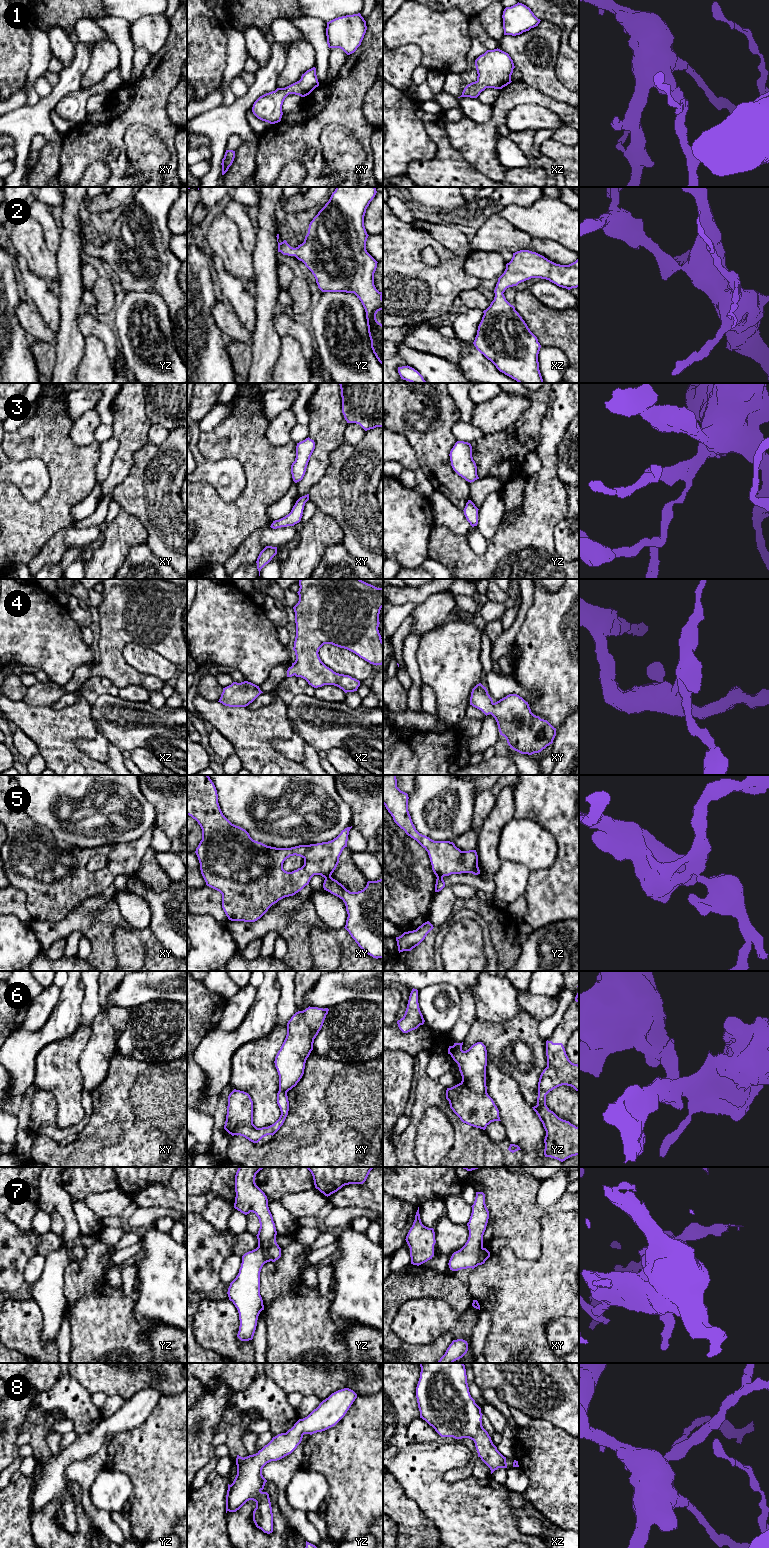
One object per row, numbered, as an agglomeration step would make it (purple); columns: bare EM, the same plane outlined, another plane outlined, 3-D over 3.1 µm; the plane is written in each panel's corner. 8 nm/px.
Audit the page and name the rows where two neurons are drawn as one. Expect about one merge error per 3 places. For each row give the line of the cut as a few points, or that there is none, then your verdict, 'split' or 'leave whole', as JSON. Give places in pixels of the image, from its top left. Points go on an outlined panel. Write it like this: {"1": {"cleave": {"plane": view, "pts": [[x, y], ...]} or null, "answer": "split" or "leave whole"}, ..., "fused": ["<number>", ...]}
{"1": {"cleave": null, "answer": "leave whole"}, "2": {"cleave": null, "answer": "leave whole"}, "3": {"cleave": null, "answer": "leave whole"}, "4": {"cleave": null, "answer": "leave whole"}, "5": {"cleave": {"plane": "xy", "pts": [[330, 875], [325, 878]]}, "answer": "split"}, "6": {"cleave": {"plane": "yz", "pts": [[461, 1082], [476, 1093], [486, 1092]]}, "answer": "split"}, "7": {"cleave": {"plane": "yz", "pts": [[258, 1246], [262, 1250], [265, 1262]]}, "answer": "split"}, "8": {"cleave": null, "answer": "leave whole"}, "fused": ["5", "6", "7"]}

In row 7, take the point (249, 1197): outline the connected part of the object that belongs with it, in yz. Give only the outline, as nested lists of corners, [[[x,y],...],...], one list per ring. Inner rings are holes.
[[[239,1167],[235,1175],[235,1203],[234,1208],[241,1213],[247,1215],[250,1212],[256,1214],[259,1219],[260,1228],[258,1231],[258,1247],[263,1250],[265,1263],[275,1262],[281,1257],[281,1248],[276,1242],[276,1227],[273,1221],[272,1214],[268,1207],[268,1199],[265,1193],[256,1185],[256,1174],[264,1167]]]

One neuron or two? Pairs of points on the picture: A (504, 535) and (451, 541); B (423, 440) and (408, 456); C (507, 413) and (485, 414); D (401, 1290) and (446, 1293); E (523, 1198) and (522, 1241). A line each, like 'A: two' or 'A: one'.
A: one
B: two
C: one
D: one
E: one

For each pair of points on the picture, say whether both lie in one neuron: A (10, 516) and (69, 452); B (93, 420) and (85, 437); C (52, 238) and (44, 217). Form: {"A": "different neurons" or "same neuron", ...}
{"A": "same neuron", "B": "same neuron", "C": "same neuron"}

